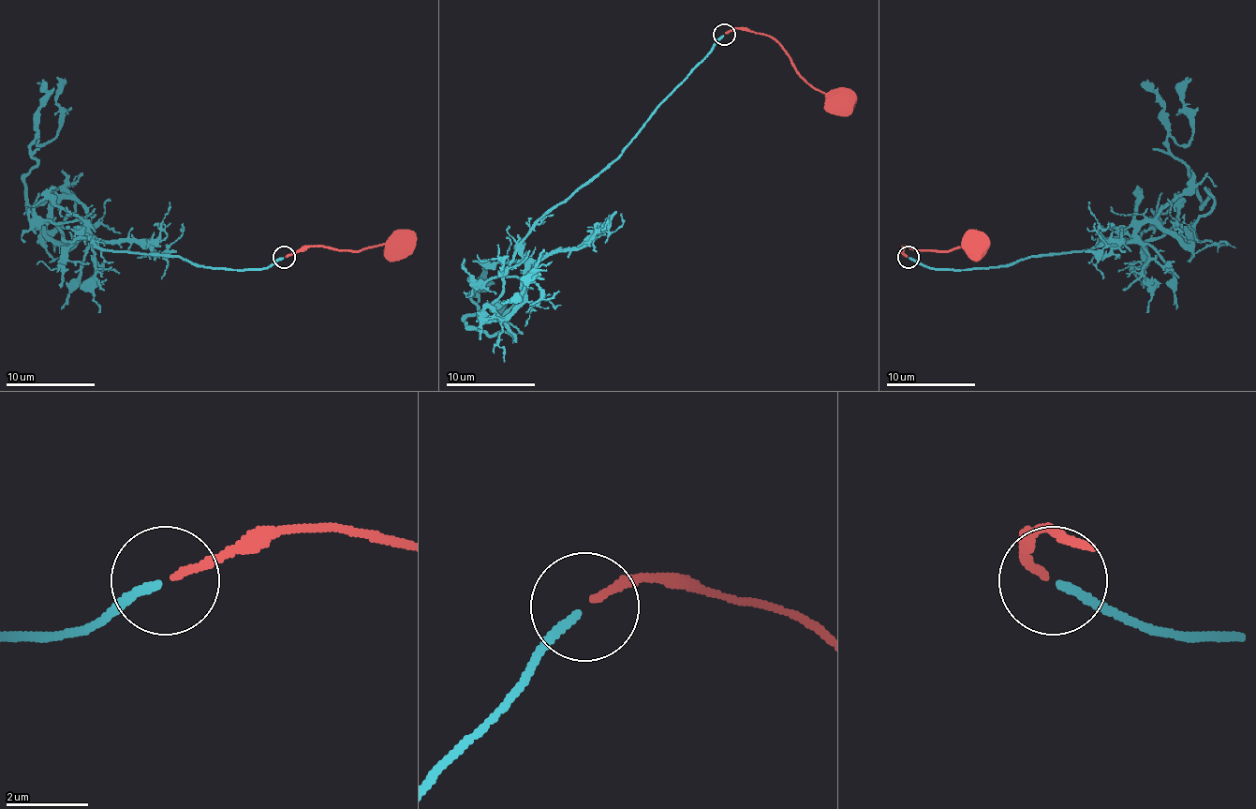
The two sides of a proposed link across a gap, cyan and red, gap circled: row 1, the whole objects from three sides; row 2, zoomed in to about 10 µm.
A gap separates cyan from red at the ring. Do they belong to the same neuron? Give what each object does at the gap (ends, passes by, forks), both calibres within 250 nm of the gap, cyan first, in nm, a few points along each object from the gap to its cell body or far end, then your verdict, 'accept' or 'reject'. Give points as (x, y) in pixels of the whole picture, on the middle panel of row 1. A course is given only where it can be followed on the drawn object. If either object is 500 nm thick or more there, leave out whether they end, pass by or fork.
cyan ends; red ends; calibres 200 and 170 nm; course cyan (723, 36), (521, 243), (525, 299), (485, 309), (514, 341), (467, 325), (470, 294), (506, 317); course red (726, 34), (748, 29), (770, 36), (804, 78), (821, 92), (841, 94), (855, 107); reject

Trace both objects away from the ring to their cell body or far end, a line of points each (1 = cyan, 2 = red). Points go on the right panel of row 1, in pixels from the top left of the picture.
1: (909, 257), (998, 268), (1157, 221), (1190, 244), (1215, 199), (1199, 202), (1168, 143), (1192, 134), (1190, 79)
2: (908, 257), (903, 248), (909, 246), (916, 250), (952, 250), (981, 234)

